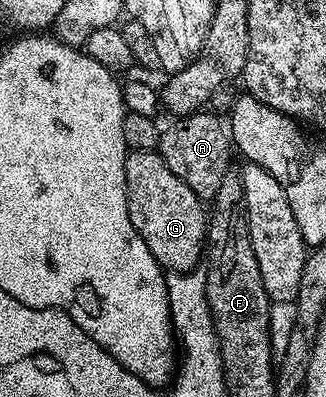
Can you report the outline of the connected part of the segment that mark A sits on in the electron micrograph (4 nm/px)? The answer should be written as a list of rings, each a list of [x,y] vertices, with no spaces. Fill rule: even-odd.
[[[194,112],[178,117],[161,132],[161,159],[202,200],[211,200],[215,192],[219,192],[223,176],[230,173],[229,150],[231,151],[231,135],[226,123],[212,112]]]

